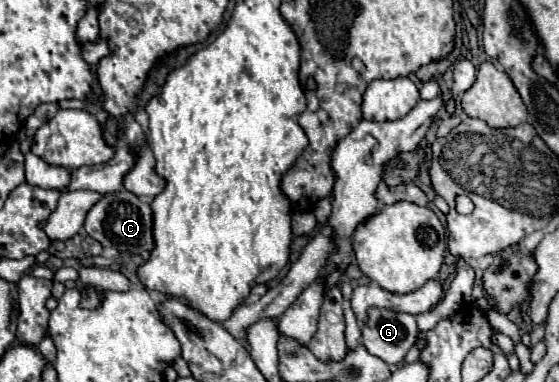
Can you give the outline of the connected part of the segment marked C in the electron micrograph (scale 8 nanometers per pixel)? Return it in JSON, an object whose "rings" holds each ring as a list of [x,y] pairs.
{"rings":[[[118,190],[112,194],[104,194],[100,202],[92,206],[92,210],[86,216],[84,224],[90,238],[98,240],[102,246],[112,246],[120,254],[130,256],[144,256],[152,252],[154,248],[154,236],[152,236],[152,210],[150,204],[144,204],[138,200],[136,194],[128,190]]]}

